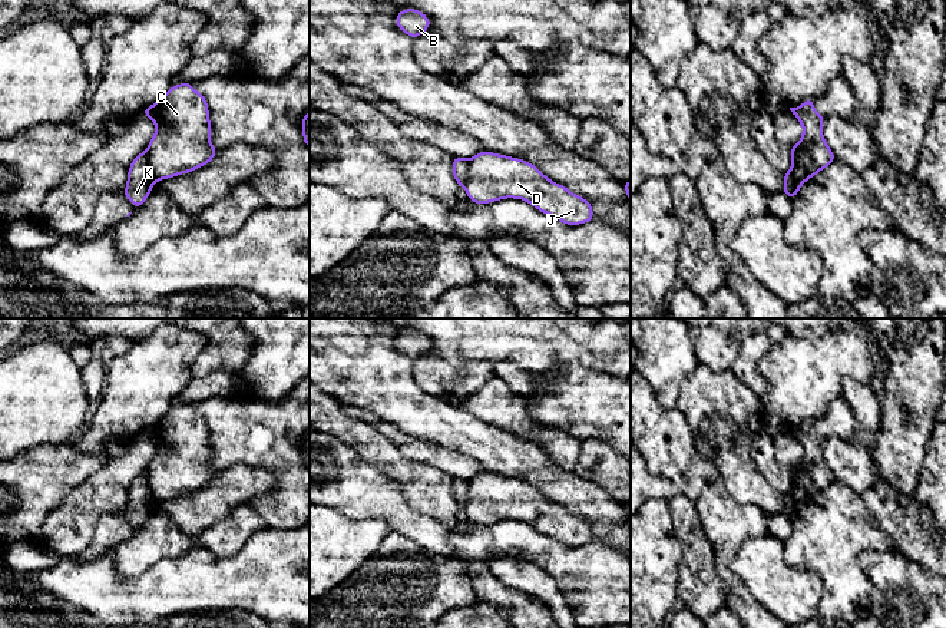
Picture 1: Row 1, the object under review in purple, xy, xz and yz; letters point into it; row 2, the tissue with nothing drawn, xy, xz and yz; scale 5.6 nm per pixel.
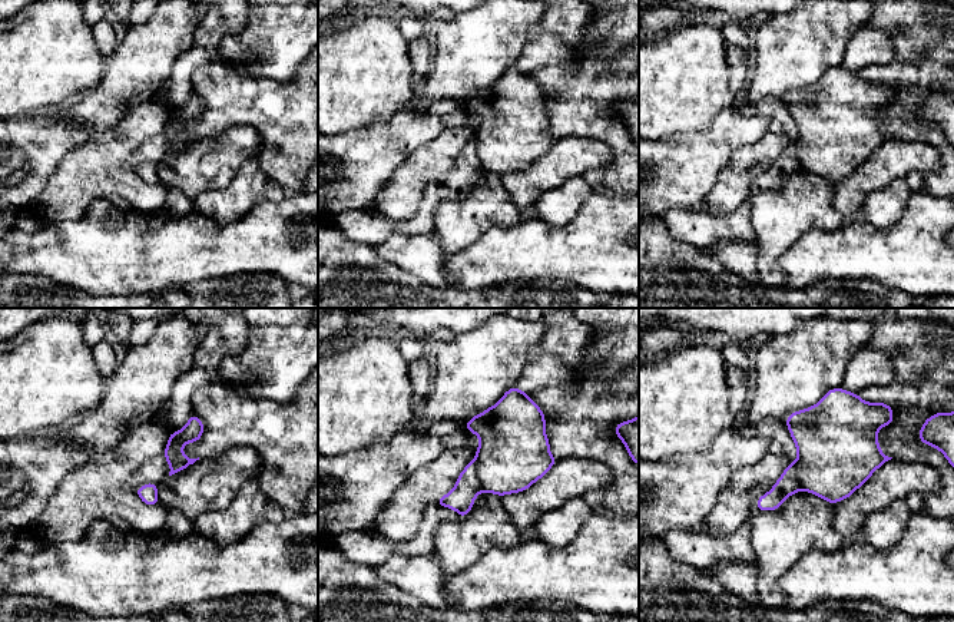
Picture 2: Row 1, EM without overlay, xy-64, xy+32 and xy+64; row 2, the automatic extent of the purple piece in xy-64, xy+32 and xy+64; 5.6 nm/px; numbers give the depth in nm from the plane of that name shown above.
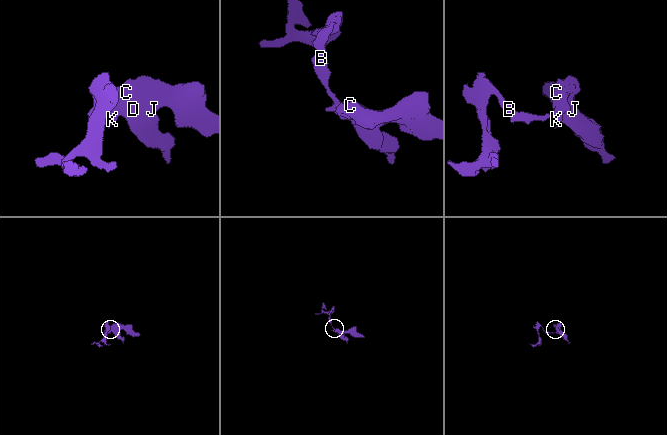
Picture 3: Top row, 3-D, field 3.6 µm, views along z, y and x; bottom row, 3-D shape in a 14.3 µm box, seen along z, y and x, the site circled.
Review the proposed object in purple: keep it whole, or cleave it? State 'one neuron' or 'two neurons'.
two neurons

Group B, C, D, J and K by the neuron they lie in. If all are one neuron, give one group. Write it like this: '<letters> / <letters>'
B K / C D J

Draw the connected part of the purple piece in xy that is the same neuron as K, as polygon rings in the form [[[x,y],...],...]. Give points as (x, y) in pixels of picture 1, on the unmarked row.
[[[146,473],[135,477],[128,492],[123,518],[138,531],[149,518],[156,500],[148,485]]]

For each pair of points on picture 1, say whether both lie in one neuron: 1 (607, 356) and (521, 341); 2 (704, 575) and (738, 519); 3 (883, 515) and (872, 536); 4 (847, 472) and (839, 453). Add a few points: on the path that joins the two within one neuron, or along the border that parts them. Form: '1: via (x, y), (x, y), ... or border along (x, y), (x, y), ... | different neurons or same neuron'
1: via (585, 341), (542, 341) | same neuron
2: border along (704, 528), (713, 548), (714, 569), (725, 592) | different neurons
3: border along (873, 524), (890, 539), (893, 548) | different neurons
4: via (847, 468), (847, 462), (843, 458) | same neuron

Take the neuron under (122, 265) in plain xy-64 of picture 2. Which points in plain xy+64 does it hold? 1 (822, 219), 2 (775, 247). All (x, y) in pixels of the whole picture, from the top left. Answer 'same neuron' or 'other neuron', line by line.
1: other neuron
2: other neuron

